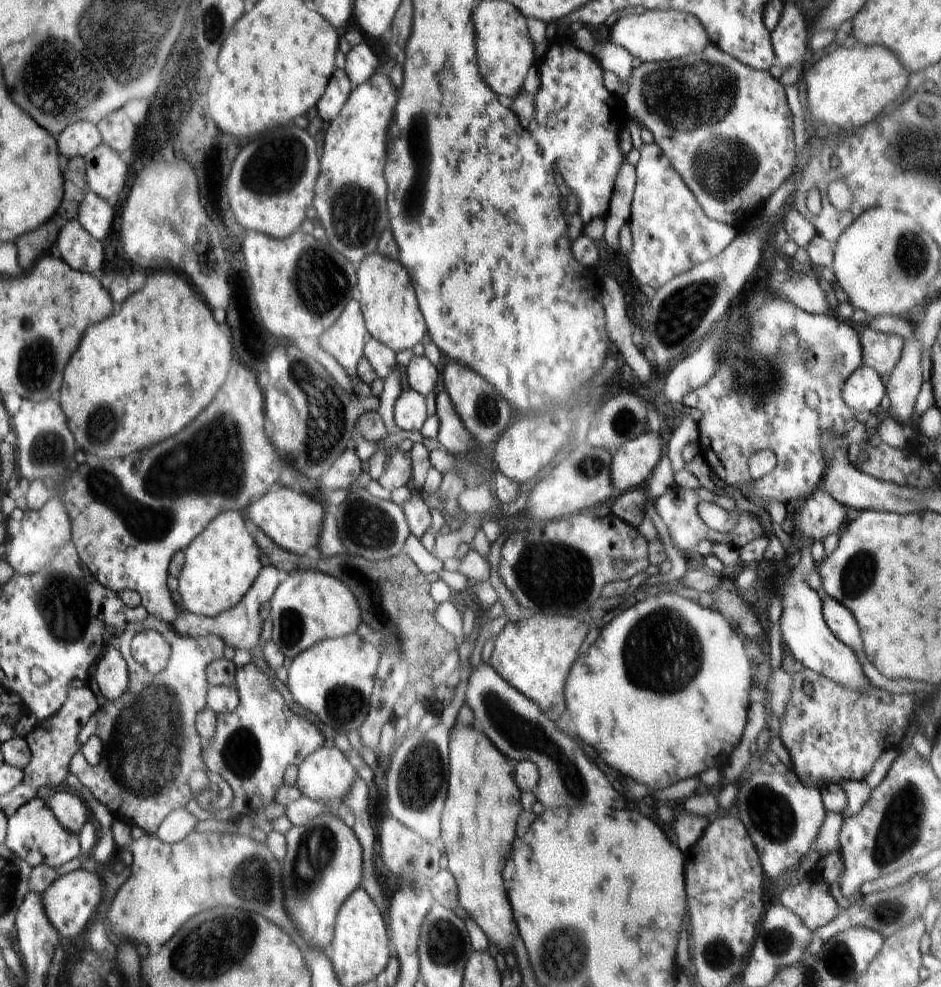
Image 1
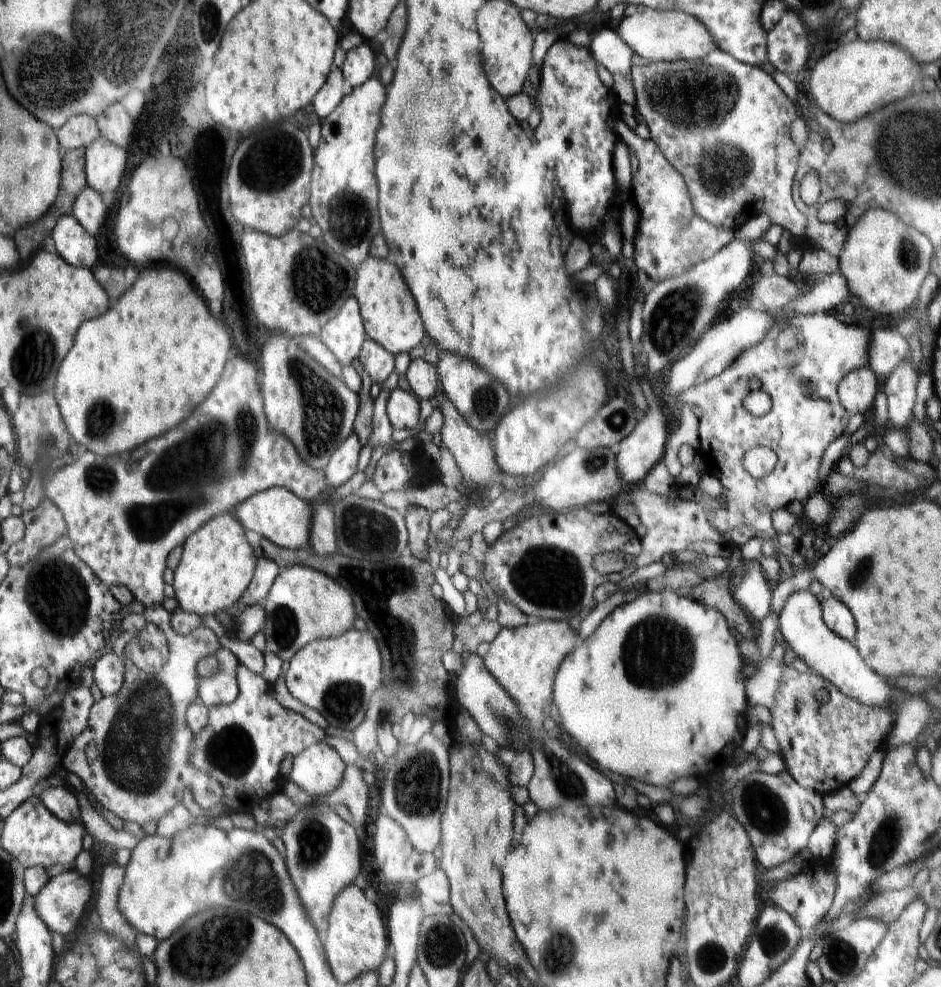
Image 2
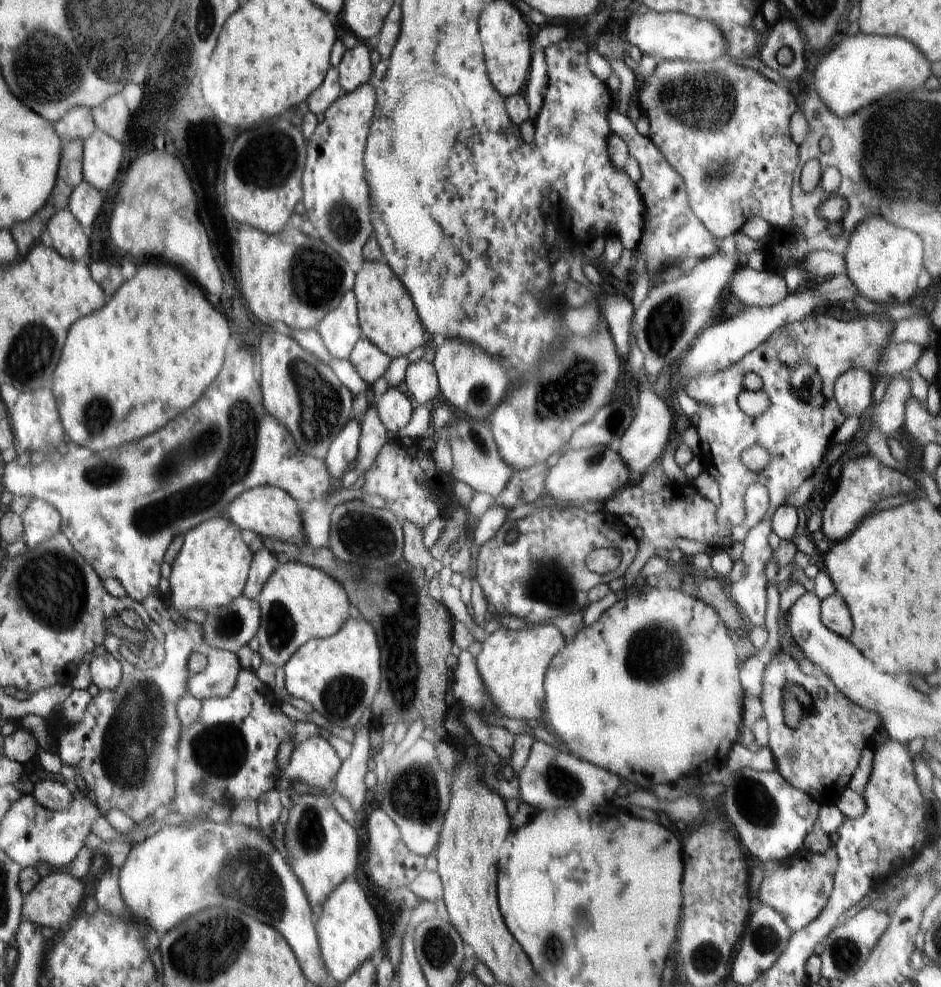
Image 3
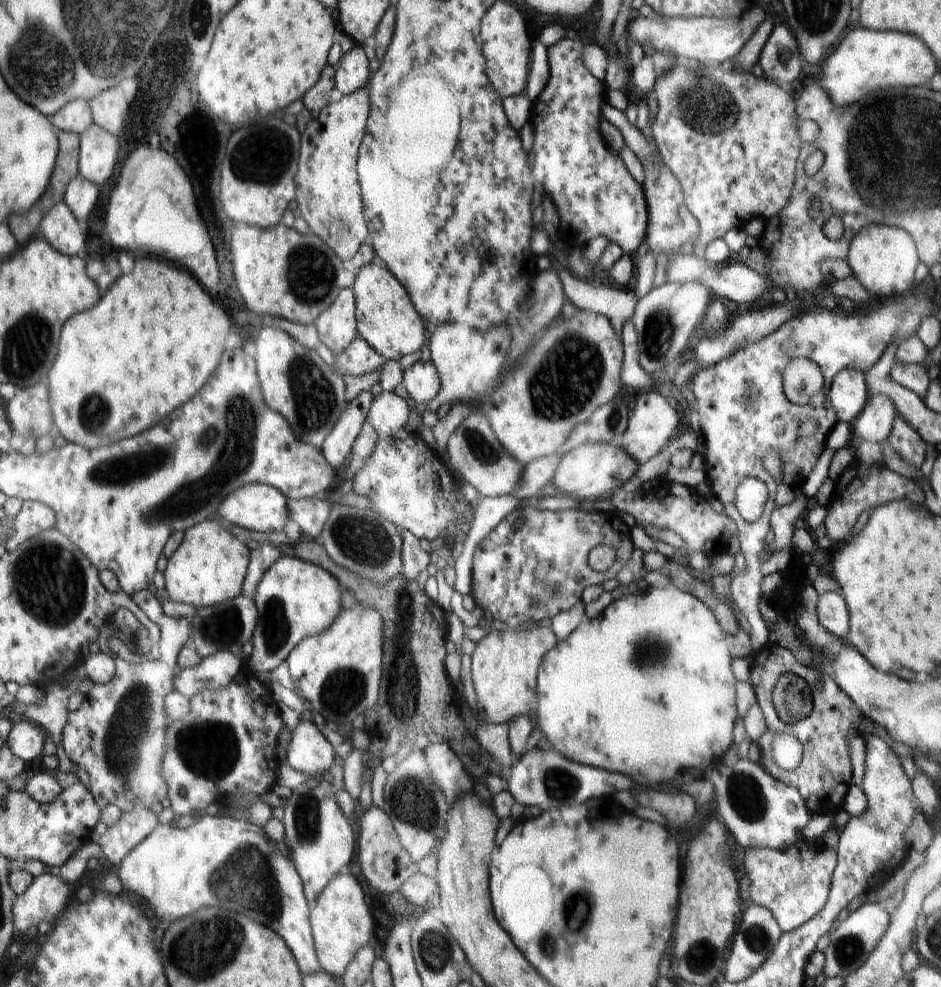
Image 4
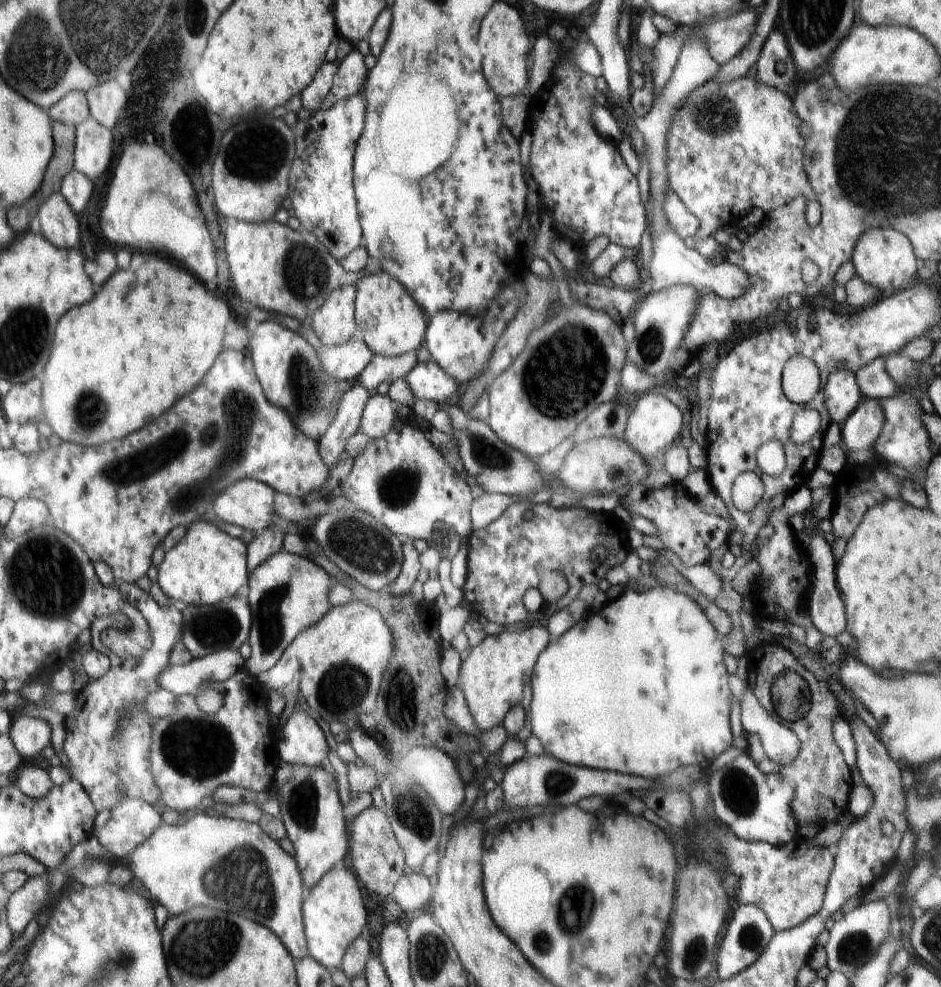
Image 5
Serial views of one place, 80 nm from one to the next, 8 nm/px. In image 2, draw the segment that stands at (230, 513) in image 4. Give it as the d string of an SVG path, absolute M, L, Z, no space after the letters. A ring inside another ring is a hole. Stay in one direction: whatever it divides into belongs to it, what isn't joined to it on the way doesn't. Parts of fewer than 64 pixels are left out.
M269 488L251 496L238 506L234 516L244 528L254 530L278 546L297 551L303 549L309 542L311 524L313 521L313 505L302 500L287 488Z

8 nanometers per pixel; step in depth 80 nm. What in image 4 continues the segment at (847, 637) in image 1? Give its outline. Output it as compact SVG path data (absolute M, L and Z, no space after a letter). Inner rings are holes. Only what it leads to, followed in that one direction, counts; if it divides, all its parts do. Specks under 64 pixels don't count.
M827 591L819 594L817 611L820 624L826 632L845 640L849 633L850 613L840 592Z

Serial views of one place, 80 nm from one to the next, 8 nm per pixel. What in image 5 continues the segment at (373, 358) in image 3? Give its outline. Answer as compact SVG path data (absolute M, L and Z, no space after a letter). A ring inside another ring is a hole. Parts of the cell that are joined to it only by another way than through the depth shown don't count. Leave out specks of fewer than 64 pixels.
M352 338L344 344L322 345L323 347L316 351L320 359L322 368L327 372L331 379L351 381L358 377L371 361L373 353L366 346L366 343L360 338Z

